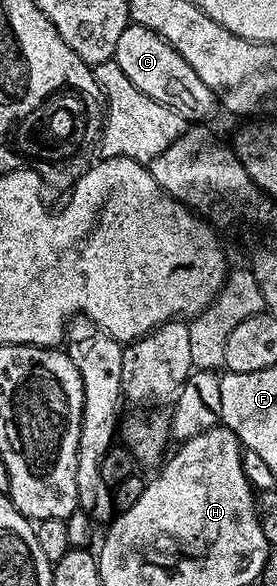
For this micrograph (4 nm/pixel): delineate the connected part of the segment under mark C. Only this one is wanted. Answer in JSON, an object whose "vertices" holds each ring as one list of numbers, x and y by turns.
{"vertices":[[127,24,125,31,121,31,121,36,117,38,117,51,113,59,117,67,125,71,129,83,133,83,137,91,149,95,149,99,157,99,157,103,177,111,182,117,203,123,217,109,213,91,209,91,209,87,201,83,197,71,193,71,193,67,189,67,189,63,185,63,185,59,181,59,181,55,173,51,170,43,161,39,161,35,149,31,149,27]]}

